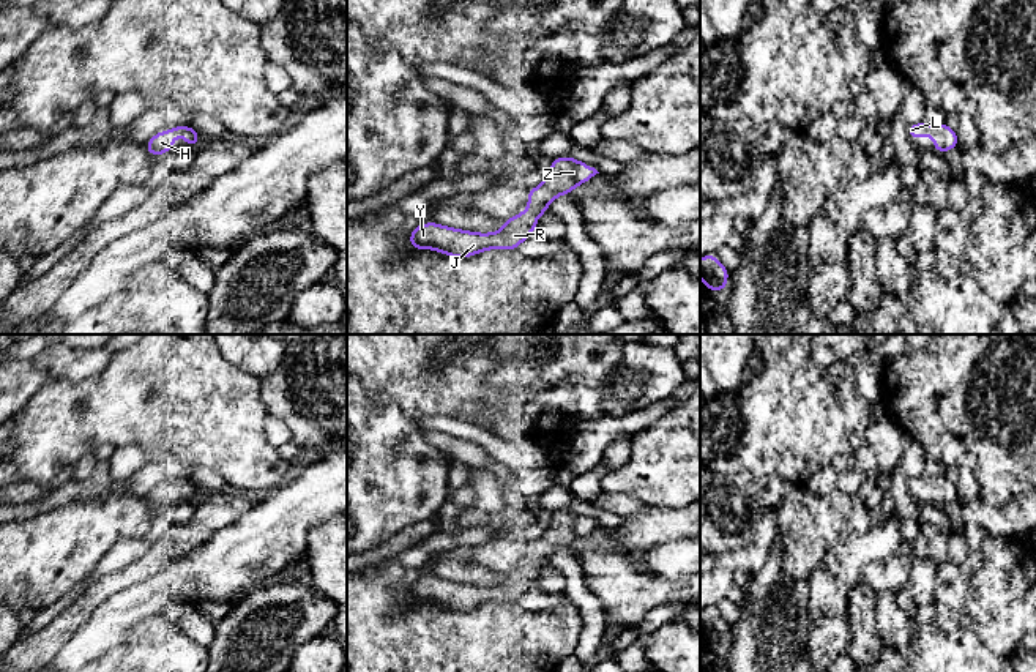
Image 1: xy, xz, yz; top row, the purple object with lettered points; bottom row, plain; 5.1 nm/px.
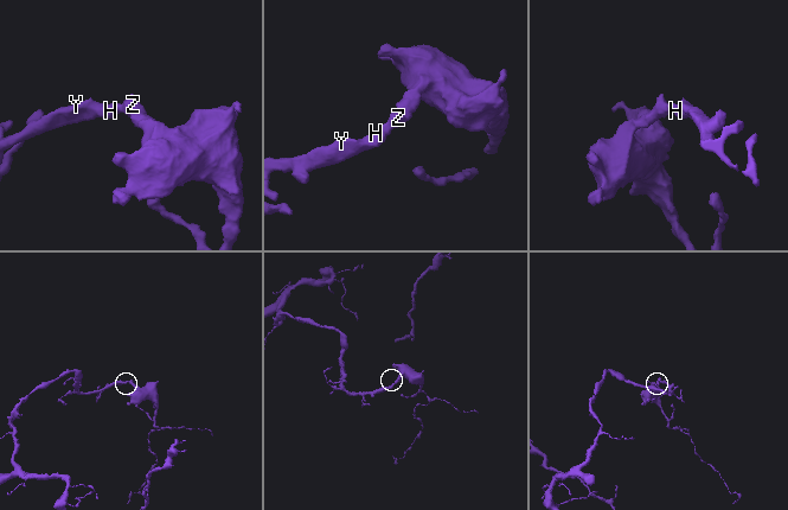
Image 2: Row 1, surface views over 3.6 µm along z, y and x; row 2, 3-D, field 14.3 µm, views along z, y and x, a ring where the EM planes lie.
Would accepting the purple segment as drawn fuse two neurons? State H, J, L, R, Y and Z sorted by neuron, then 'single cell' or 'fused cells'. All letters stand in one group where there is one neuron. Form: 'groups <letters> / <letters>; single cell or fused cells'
groups H J L R Y Z; single cell

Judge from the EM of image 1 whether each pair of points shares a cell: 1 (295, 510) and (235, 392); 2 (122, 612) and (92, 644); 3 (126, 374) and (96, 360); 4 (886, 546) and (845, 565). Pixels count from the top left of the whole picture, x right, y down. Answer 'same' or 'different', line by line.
1: different
2: same
3: different
4: same

